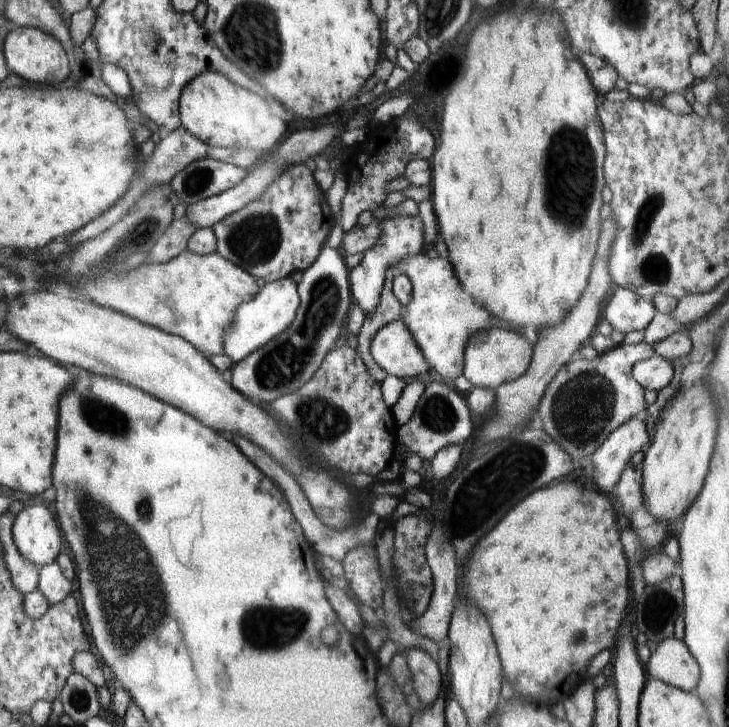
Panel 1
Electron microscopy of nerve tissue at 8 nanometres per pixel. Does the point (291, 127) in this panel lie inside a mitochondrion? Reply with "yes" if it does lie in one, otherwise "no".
no

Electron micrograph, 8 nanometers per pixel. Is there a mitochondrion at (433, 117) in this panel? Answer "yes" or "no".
no

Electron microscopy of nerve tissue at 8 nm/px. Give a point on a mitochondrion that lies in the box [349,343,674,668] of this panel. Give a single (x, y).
(584, 405)

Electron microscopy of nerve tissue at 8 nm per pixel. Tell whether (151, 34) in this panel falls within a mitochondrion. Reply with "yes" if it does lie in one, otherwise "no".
yes

